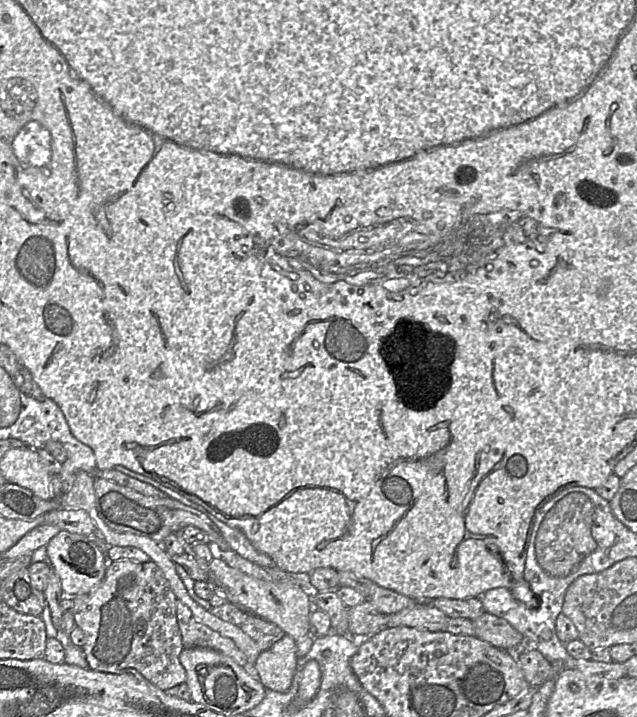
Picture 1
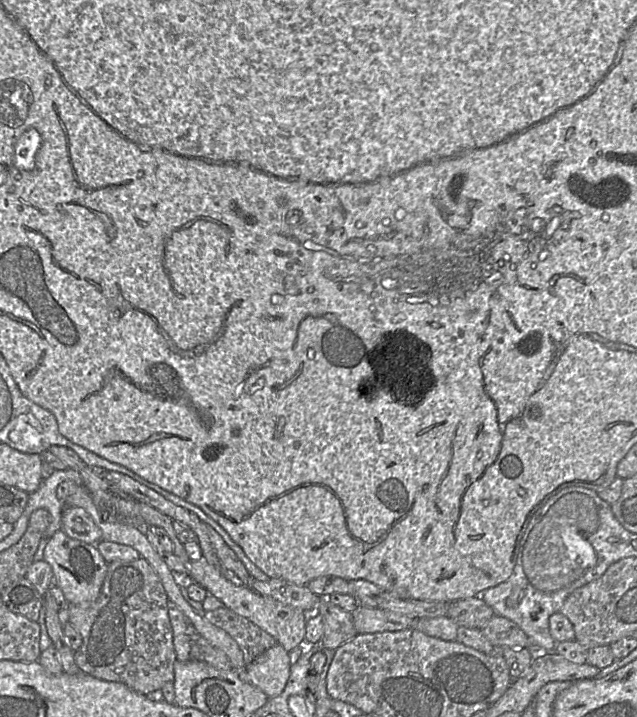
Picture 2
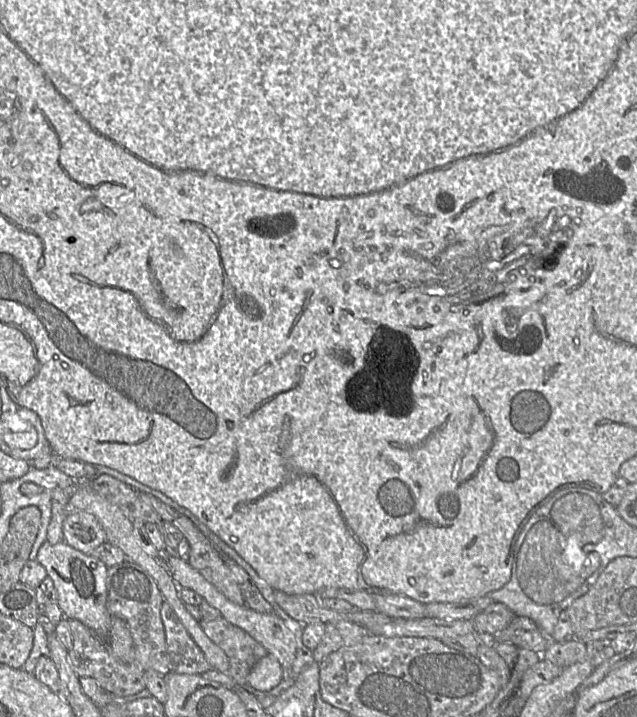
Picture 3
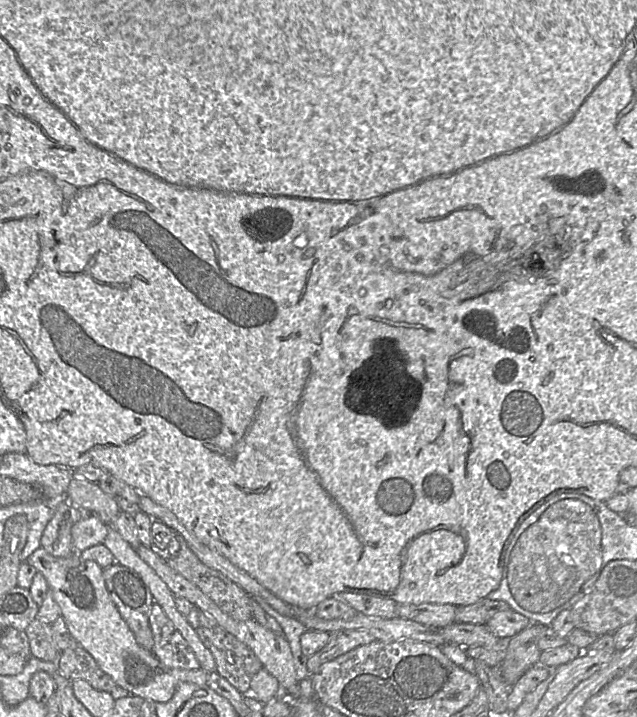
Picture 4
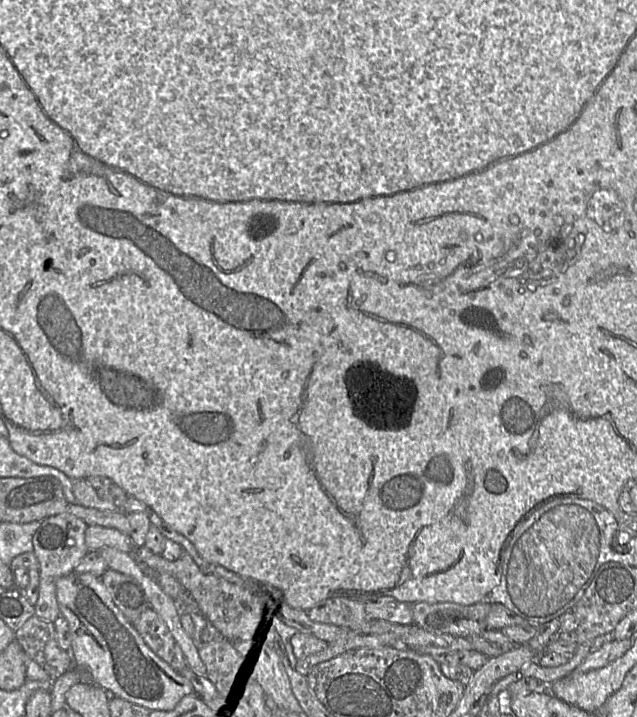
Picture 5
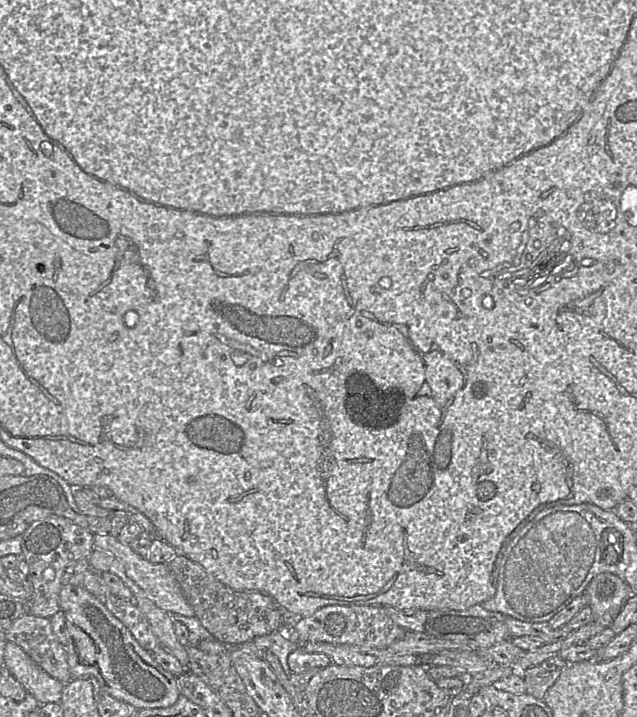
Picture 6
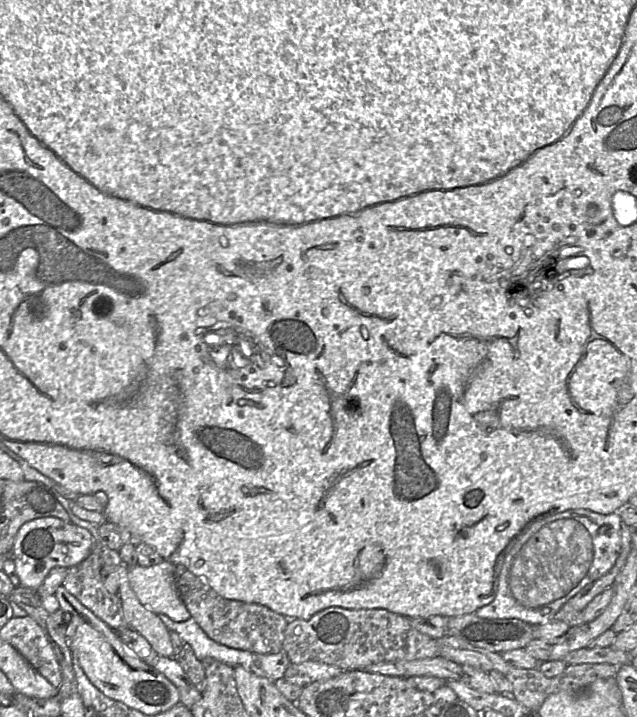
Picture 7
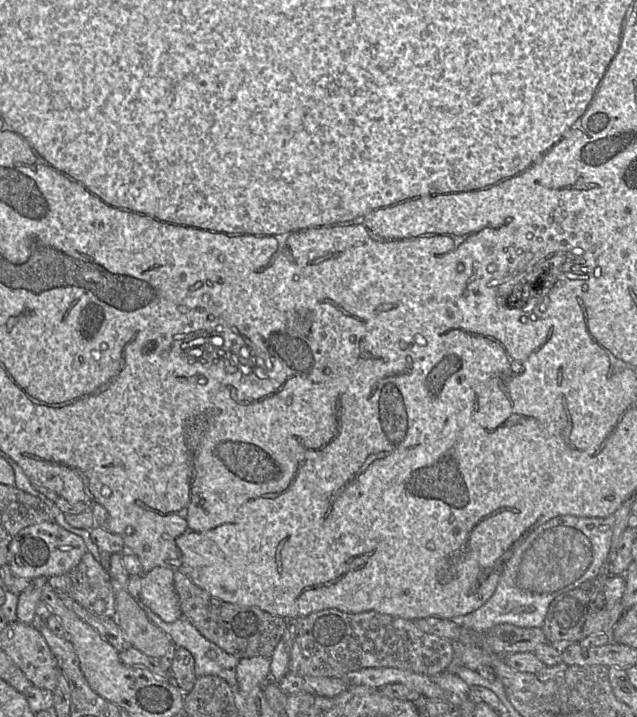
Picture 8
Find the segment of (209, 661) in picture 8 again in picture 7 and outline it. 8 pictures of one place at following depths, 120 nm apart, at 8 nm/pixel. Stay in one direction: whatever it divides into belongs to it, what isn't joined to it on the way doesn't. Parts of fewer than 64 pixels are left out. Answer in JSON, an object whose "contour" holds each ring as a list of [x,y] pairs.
{"contour":[[[164,614],[157,615],[169,631],[179,634],[192,647],[200,661],[210,657],[232,667],[243,666],[250,670],[252,665],[257,664],[256,656],[252,652],[229,648],[209,638],[192,617],[184,622],[175,622]]]}

